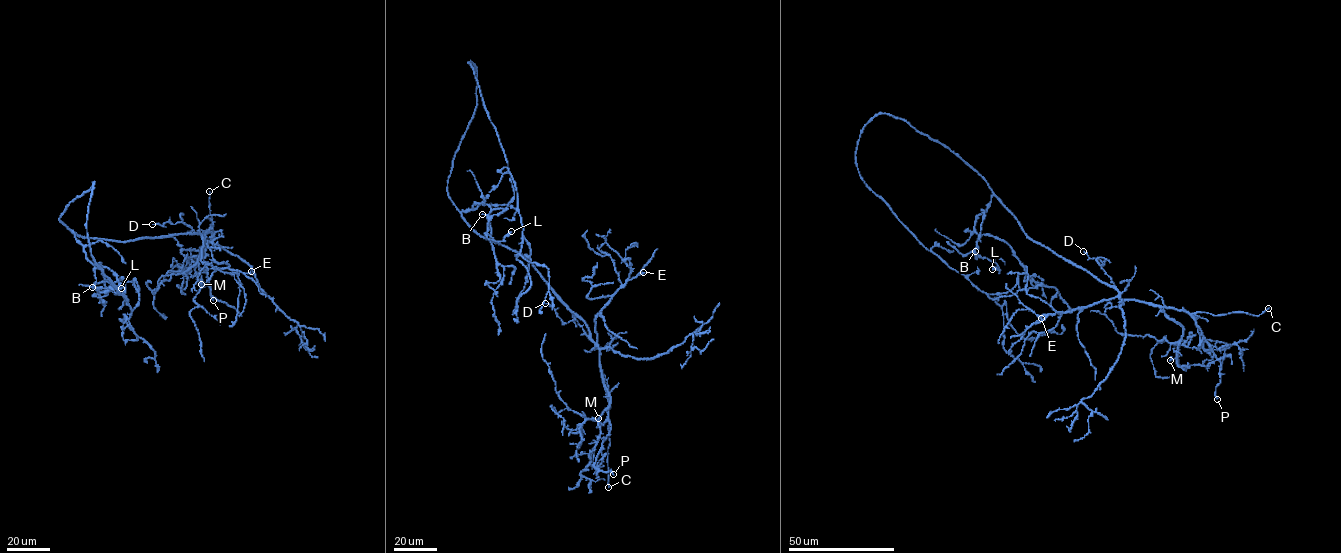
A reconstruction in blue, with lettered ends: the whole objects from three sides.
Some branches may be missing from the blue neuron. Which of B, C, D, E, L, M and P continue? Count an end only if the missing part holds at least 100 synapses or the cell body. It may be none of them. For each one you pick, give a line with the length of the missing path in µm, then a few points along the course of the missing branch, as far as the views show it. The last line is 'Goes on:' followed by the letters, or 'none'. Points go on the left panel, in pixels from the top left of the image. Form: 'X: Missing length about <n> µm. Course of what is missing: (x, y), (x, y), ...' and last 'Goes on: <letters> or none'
C: Missing length about 20 µm. Course of what is missing: (209, 191), (189, 186), (177, 189)
Goes on: C

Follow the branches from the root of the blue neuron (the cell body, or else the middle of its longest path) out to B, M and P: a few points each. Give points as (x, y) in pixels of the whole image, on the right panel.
B: (951, 150), (979, 174), (993, 192), (989, 205), (975, 220), (975, 251)
M: (951, 150), (1028, 237), (1114, 287), (1121, 299), (1158, 305), (1180, 325), (1170, 360)
P: (951, 150), (981, 176), (1028, 237), (1114, 287), (1121, 299), (1172, 307), (1192, 316), (1221, 364), (1217, 399)

